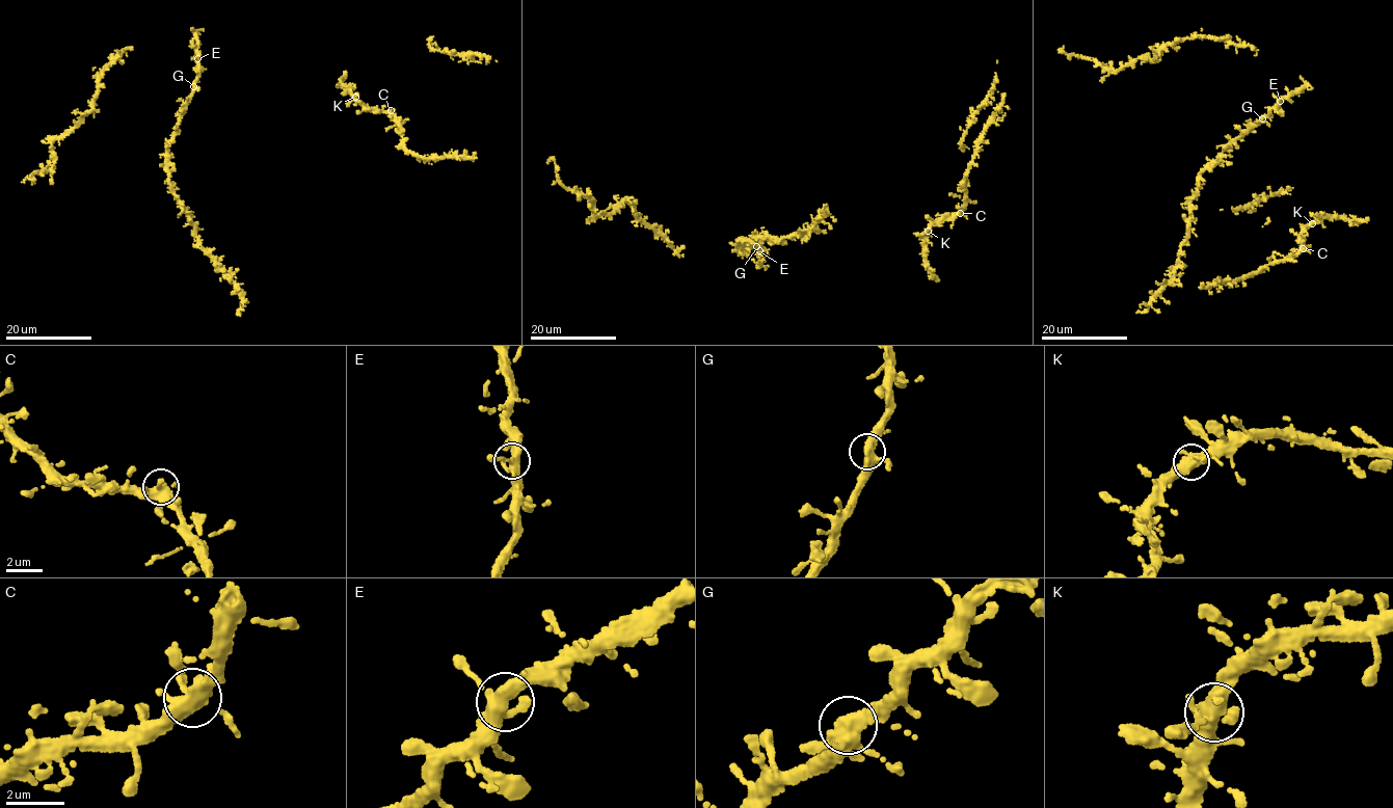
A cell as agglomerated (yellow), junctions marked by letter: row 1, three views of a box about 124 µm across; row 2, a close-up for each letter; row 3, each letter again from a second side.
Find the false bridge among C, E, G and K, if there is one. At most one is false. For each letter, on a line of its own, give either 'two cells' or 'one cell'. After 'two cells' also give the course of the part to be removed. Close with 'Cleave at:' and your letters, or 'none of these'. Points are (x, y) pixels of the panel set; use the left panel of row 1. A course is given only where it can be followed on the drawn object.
C: one cell
E: one cell
G: one cell
K: one cell
Cleave at: none of these

